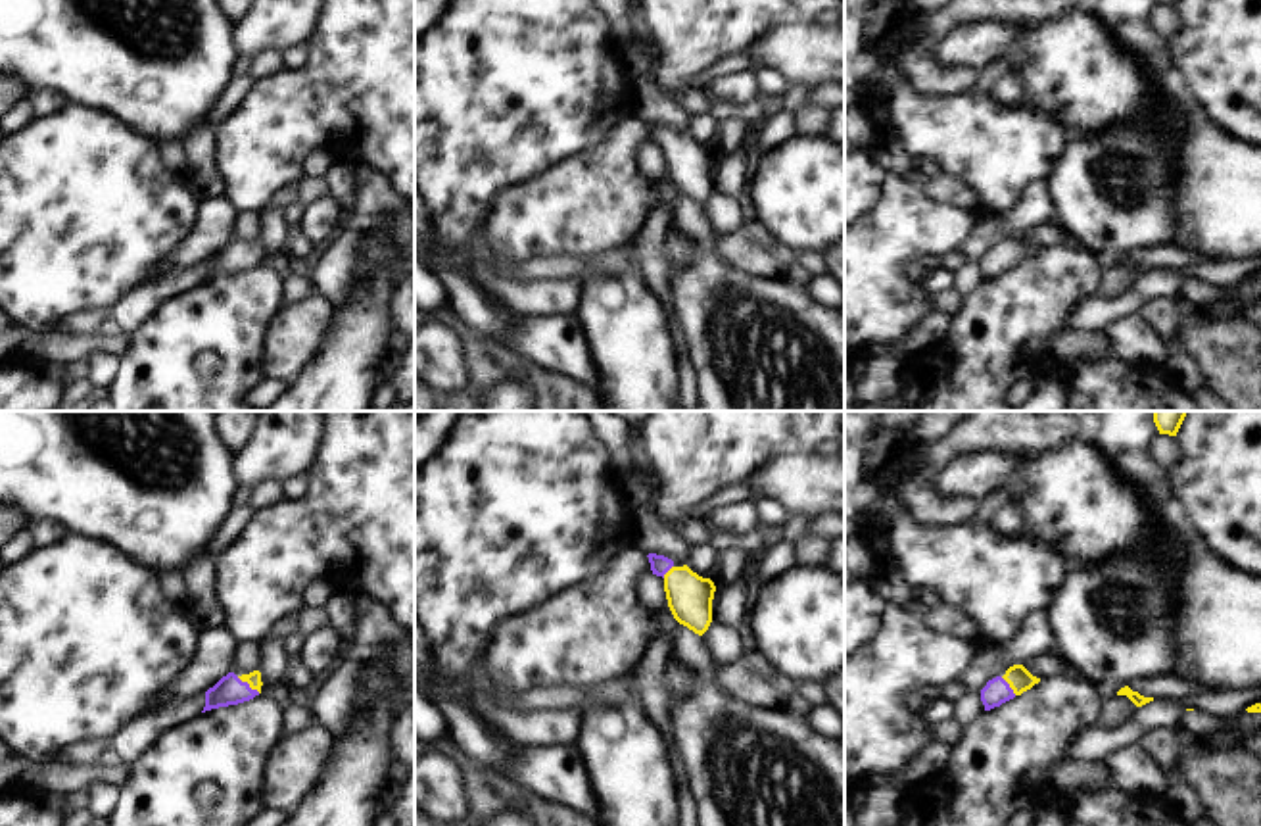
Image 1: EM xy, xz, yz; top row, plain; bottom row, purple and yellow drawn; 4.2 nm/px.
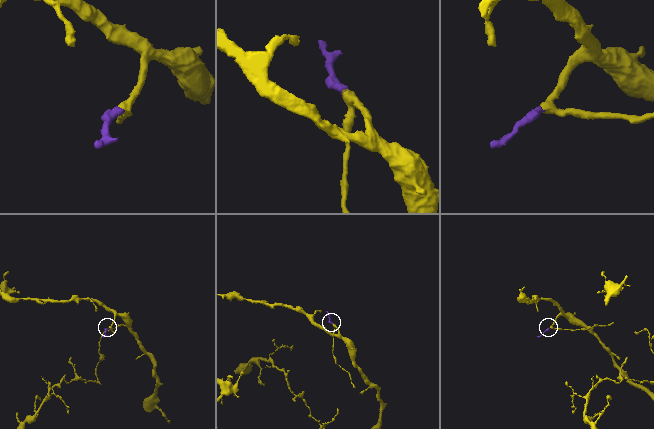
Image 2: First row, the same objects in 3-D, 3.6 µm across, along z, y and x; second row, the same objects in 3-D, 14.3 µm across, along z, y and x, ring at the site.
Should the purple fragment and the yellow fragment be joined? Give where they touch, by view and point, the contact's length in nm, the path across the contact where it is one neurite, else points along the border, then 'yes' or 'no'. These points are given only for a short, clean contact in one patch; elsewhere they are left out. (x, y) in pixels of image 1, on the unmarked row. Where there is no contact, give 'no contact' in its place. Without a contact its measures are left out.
xy (248, 254) | 120 nm | across xy (229, 260), (248, 254), (254, 248) | yes

